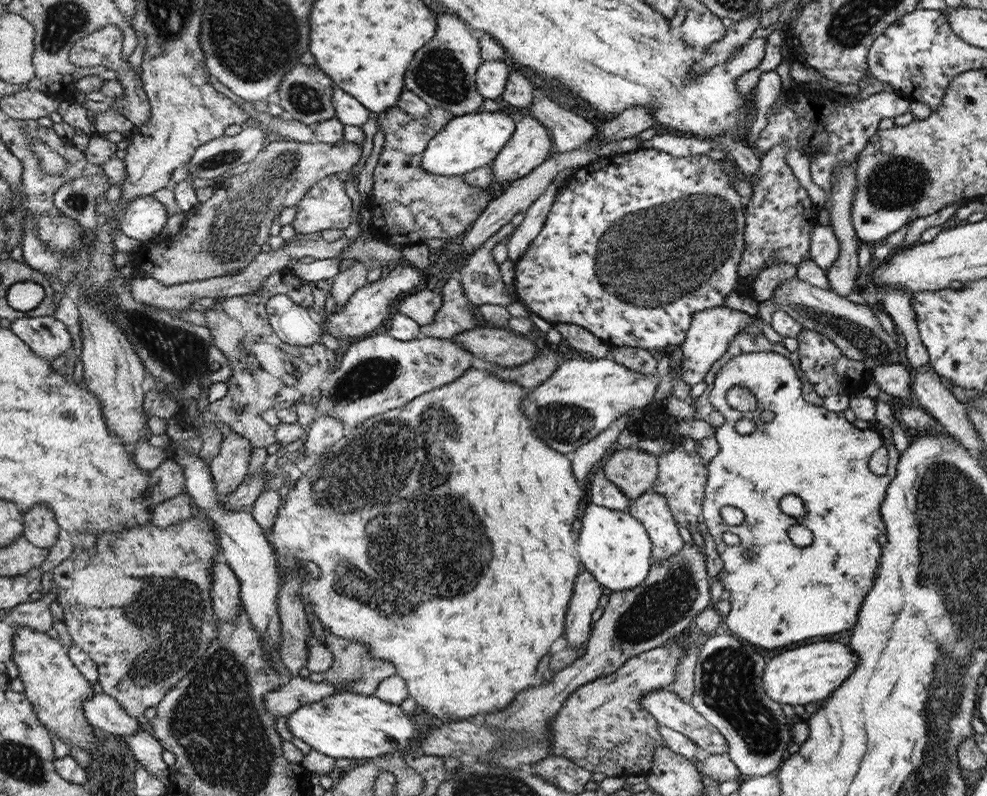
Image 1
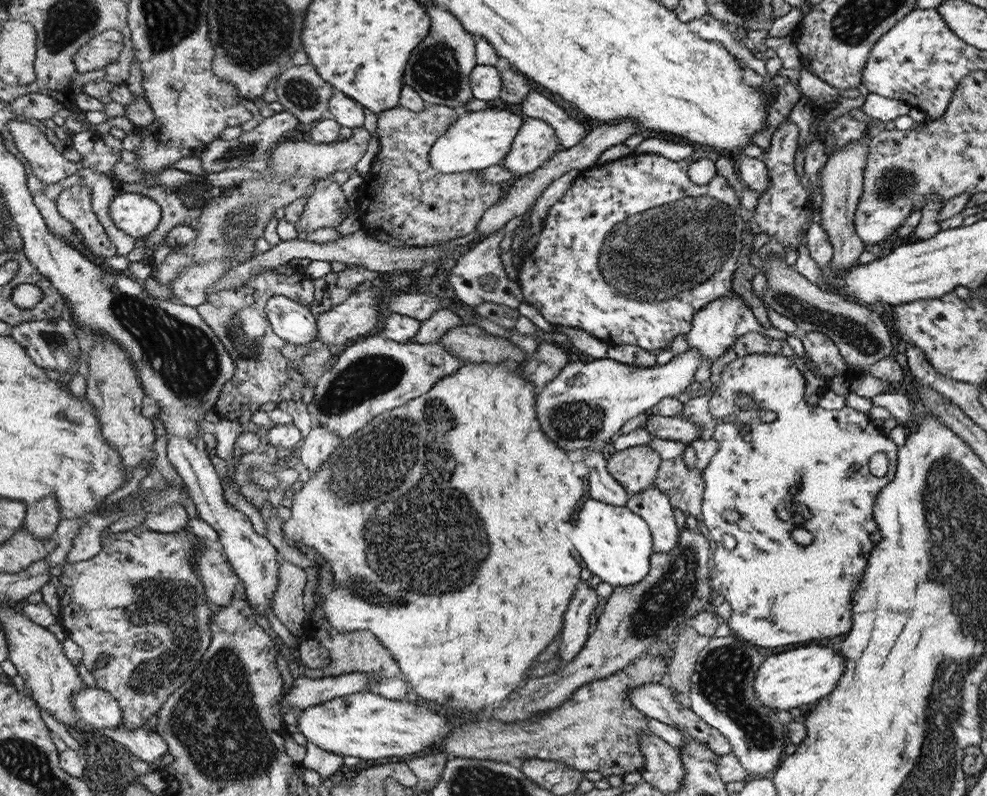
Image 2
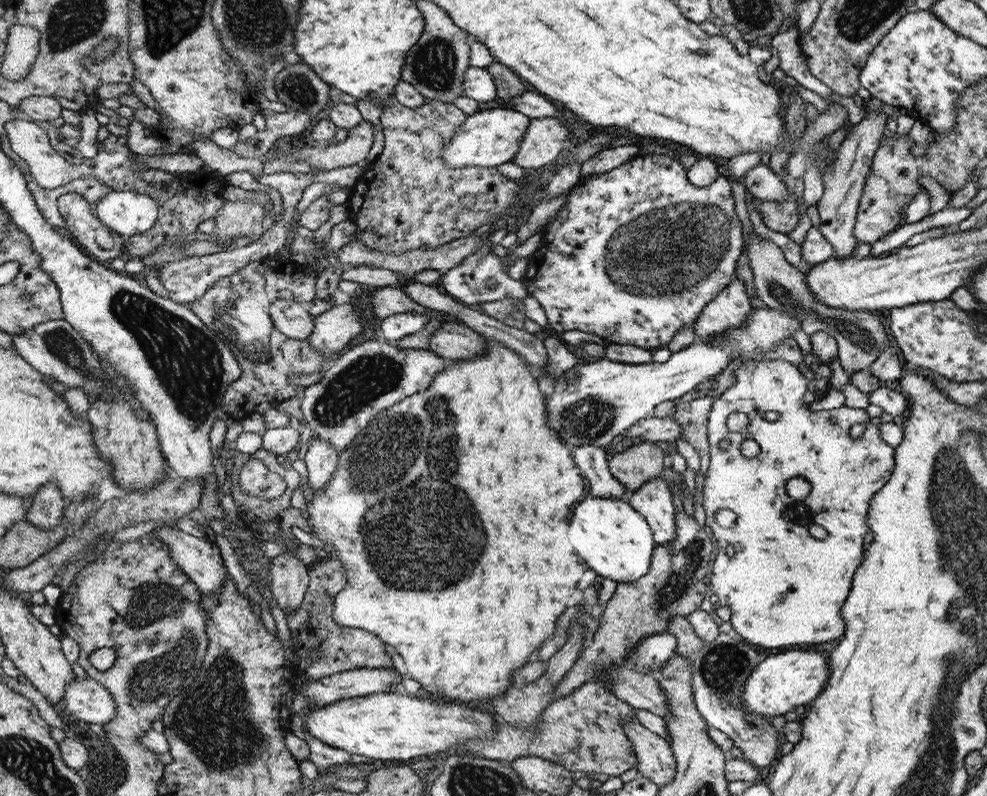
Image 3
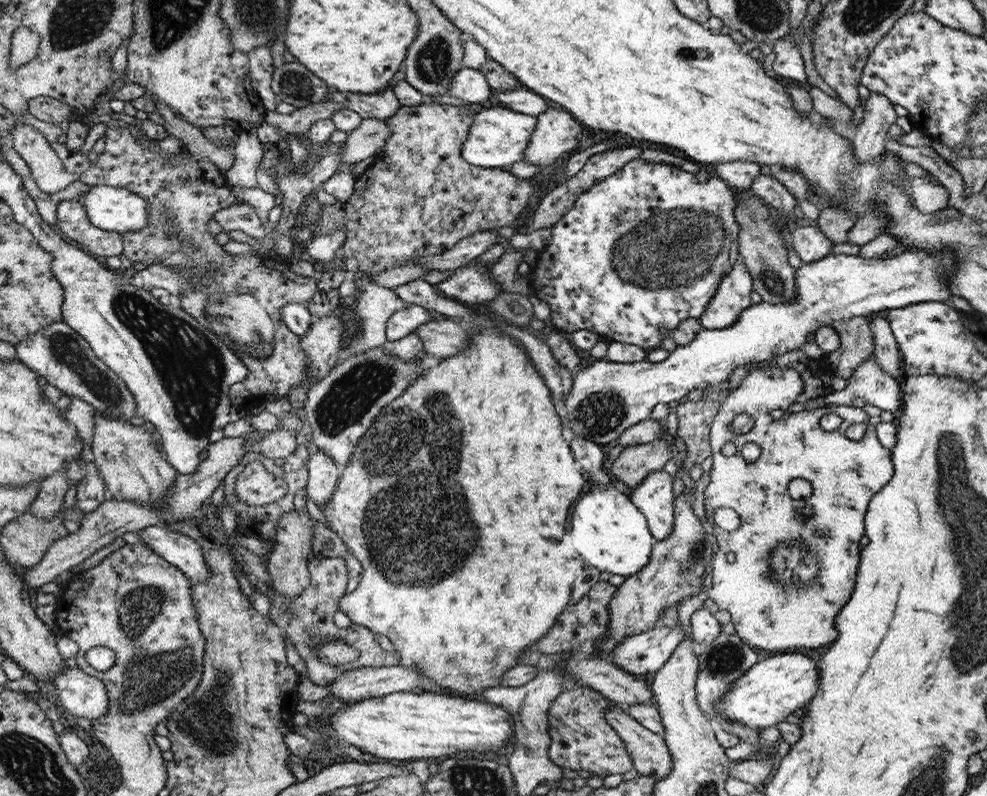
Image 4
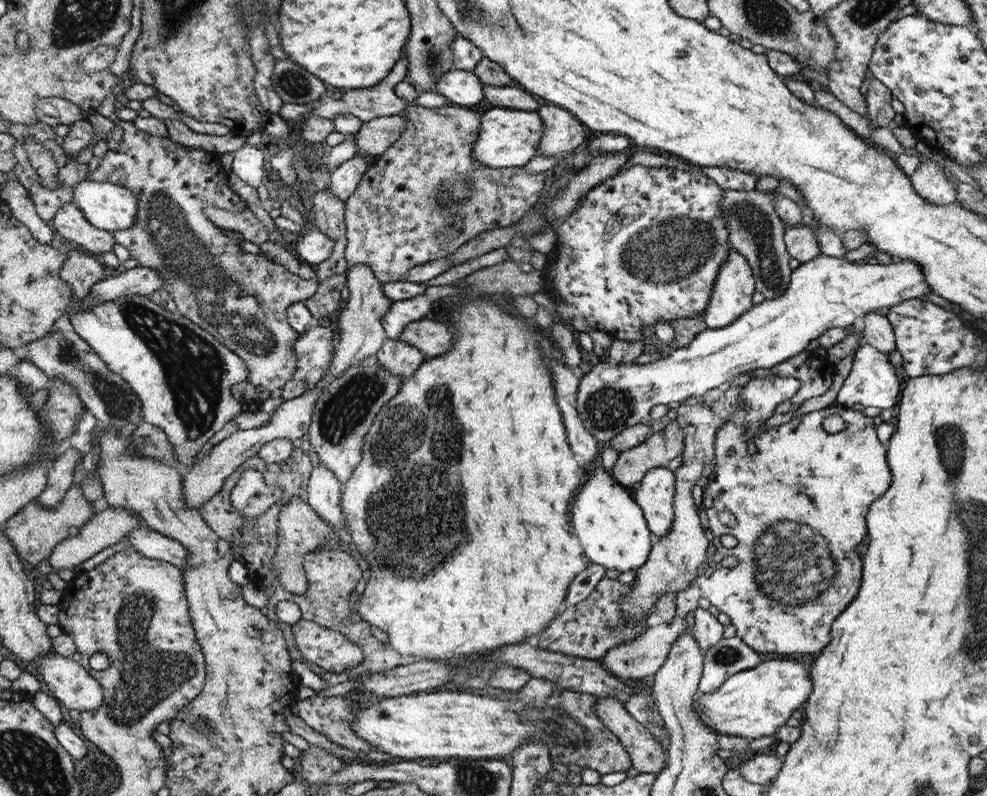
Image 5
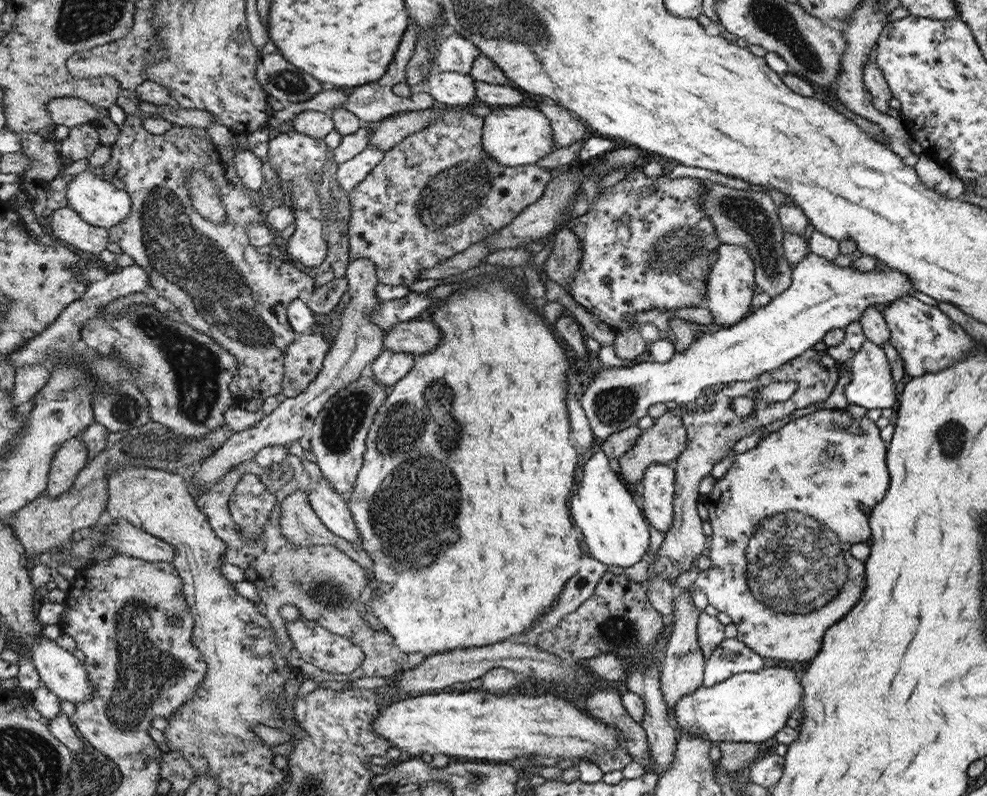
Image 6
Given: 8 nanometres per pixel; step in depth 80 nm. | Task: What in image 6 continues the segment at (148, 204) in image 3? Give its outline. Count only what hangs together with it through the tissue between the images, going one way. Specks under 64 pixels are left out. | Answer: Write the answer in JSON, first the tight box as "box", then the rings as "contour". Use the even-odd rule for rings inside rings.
{"box":[66,170,132,229],"contour":[[[91,170],[83,171],[72,177],[66,189],[69,207],[76,210],[86,222],[103,229],[120,225],[132,212],[132,197],[128,191],[115,187],[113,183],[100,178]]]}

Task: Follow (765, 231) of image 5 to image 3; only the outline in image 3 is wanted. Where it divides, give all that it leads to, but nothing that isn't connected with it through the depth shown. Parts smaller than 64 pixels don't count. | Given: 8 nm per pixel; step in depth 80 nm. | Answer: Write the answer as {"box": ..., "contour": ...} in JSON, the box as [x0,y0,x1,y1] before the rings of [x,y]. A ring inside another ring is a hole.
{"box":[746,232,889,376],"contour":[[[752,232],[746,254],[753,272],[753,283],[757,295],[770,309],[781,310],[801,322],[801,329],[810,337],[816,331],[824,331],[837,340],[840,350],[840,366],[851,376],[862,369],[868,369],[882,350],[889,346],[887,333],[874,312],[864,310],[840,310],[823,304],[809,291],[805,273],[798,272],[786,262],[782,250],[771,242]]]}

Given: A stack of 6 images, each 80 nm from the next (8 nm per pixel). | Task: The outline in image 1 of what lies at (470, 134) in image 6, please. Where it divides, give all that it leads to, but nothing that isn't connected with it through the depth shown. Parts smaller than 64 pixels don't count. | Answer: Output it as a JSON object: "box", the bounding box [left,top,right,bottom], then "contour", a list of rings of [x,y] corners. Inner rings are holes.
{"box":[364,106,496,247],"contour":[[[394,106],[377,117],[378,130],[385,136],[382,152],[376,163],[372,180],[374,182],[371,195],[364,202],[371,214],[372,237],[379,241],[404,247],[406,244],[422,244],[428,239],[456,239],[464,236],[473,222],[489,206],[496,192],[492,187],[482,188],[472,186],[463,179],[463,175],[444,176],[429,173],[423,169],[423,154],[429,142],[453,118],[455,114],[442,107],[432,107],[421,120],[411,117],[405,110]]]}

